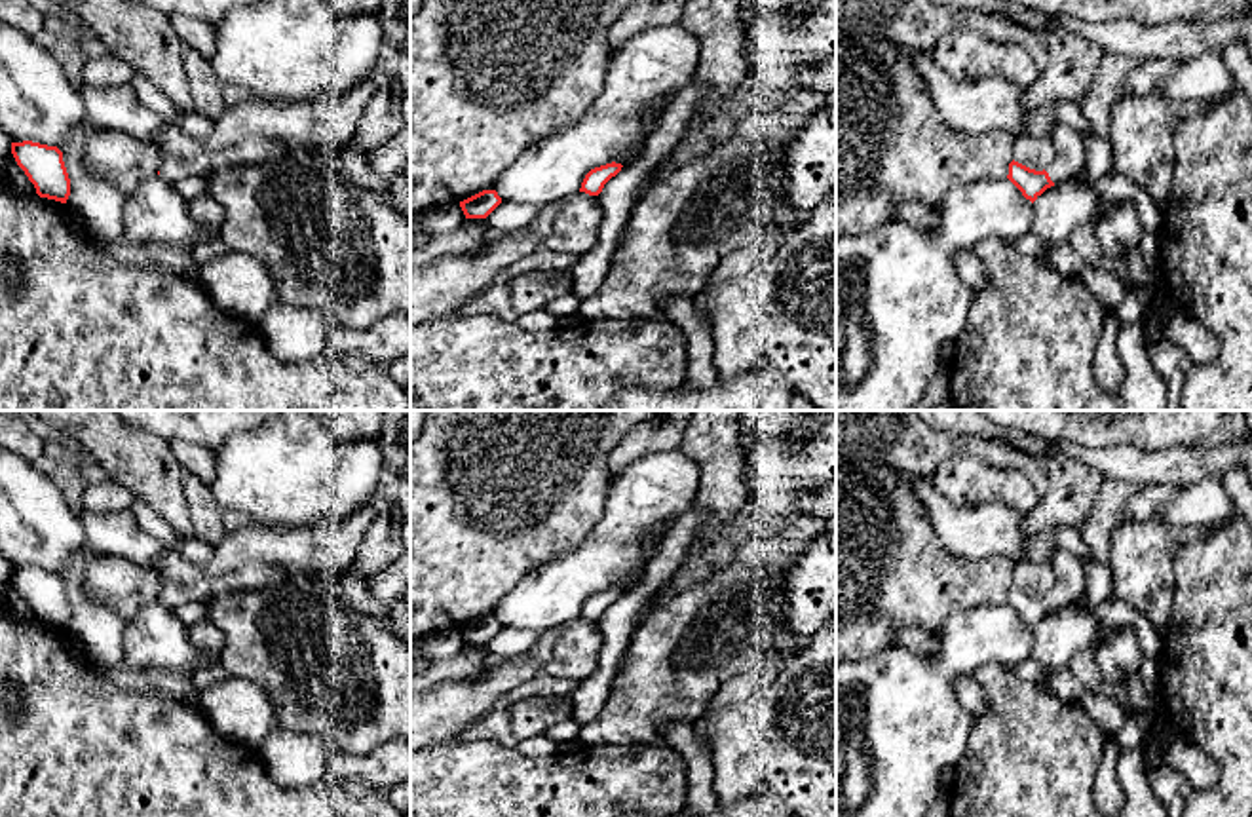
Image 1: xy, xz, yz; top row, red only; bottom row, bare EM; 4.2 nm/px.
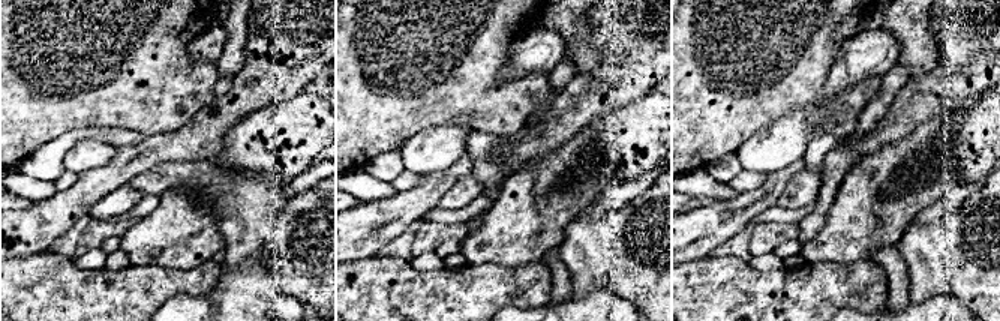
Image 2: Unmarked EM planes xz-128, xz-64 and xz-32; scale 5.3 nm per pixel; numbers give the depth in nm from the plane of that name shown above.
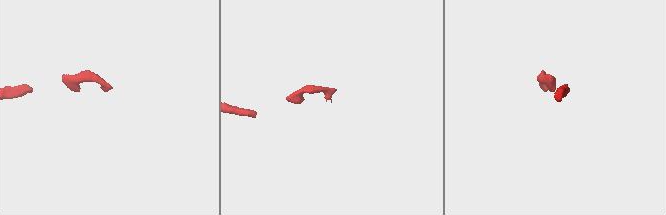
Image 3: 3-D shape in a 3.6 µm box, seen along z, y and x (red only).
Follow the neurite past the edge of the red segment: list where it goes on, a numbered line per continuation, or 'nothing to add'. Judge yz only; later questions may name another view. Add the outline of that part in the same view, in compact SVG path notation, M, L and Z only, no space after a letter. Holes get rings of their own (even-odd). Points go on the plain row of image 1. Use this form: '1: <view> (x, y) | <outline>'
1: yz (1068, 586) | M1058 549L1053 557L1054 583L1045 595L1054 610L1077 602L1085 595L1085 570L1081 560Z

